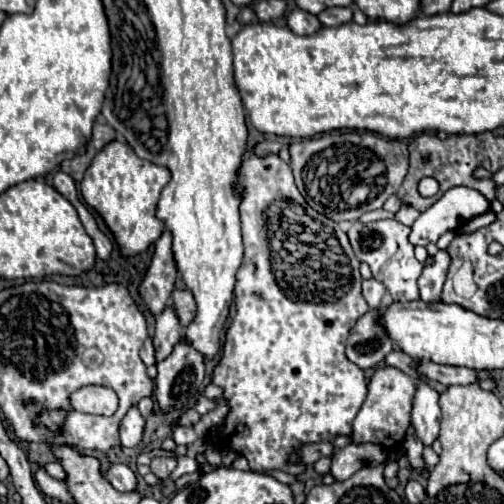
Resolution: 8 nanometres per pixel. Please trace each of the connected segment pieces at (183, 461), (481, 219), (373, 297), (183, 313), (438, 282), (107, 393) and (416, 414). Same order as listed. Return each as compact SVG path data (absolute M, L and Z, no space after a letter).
M179 457L177 459L177 467L171 473L170 479L176 481L184 474L192 473L198 469L196 461L189 457Z
M488 211L483 215L471 219L470 221L463 224L463 226L460 226L457 230L457 234L468 234L475 232L475 230L488 226L492 222L494 221L490 221L490 211Z
M375 278L363 280L363 298L365 298L365 302L369 304L369 308L377 310L385 292L387 292L387 290L385 290L383 282L379 282L379 280L375 280Z
M175 288L171 292L171 302L169 306L173 308L173 312L177 314L181 326L187 326L193 318L195 318L195 300L193 294L189 290L183 288Z
M439 250L433 256L431 264L423 266L423 272L419 276L419 290L421 290L421 300L425 302L437 302L447 270L451 264L451 256L447 250Z
M83 386L77 392L71 394L71 406L79 412L89 412L89 414L103 414L111 416L115 414L119 400L115 390L107 386Z
M419 380L415 388L415 396L413 396L411 424L415 428L415 434L421 438L425 446L433 444L433 440L437 438L439 420L441 420L439 392L431 388L425 380Z

